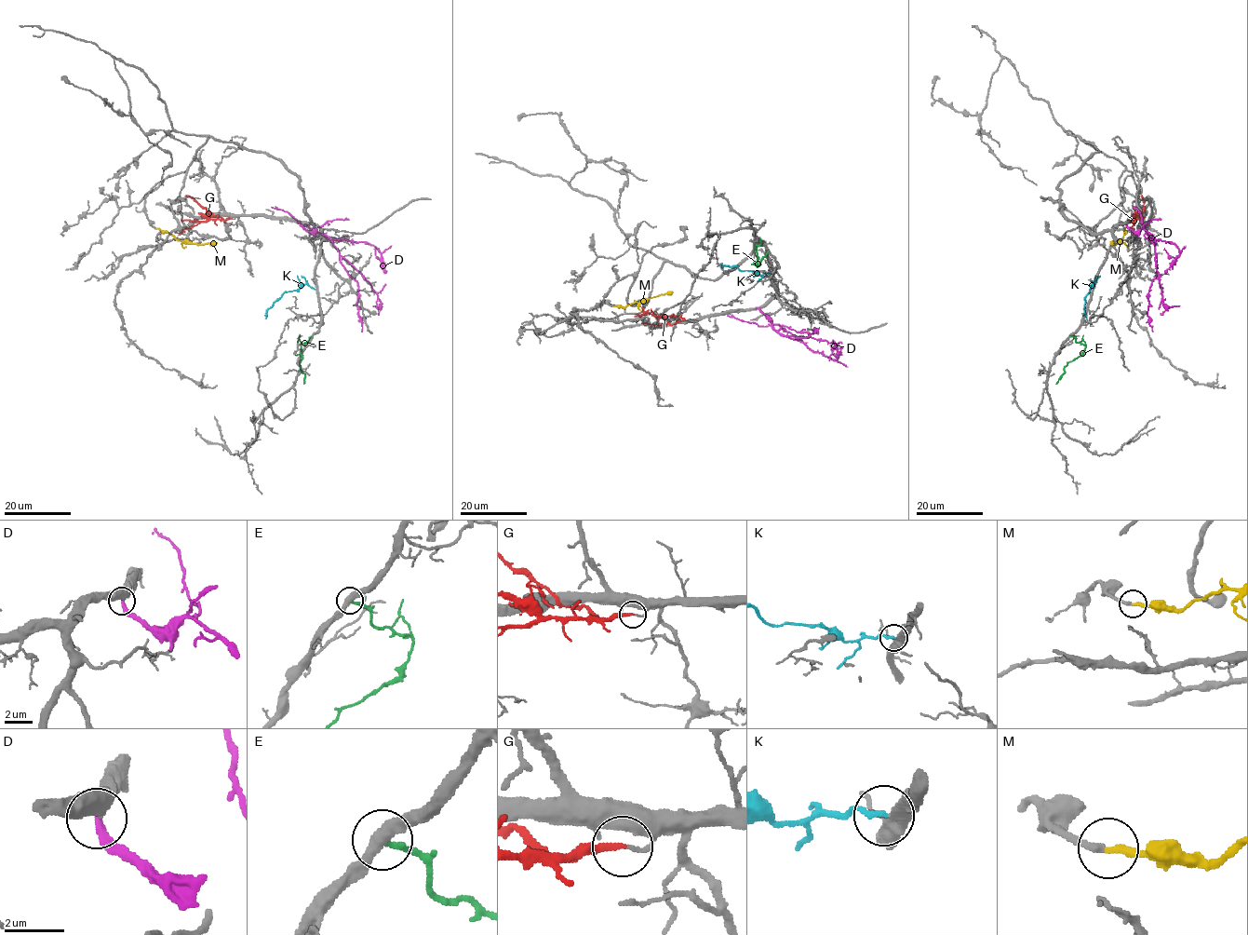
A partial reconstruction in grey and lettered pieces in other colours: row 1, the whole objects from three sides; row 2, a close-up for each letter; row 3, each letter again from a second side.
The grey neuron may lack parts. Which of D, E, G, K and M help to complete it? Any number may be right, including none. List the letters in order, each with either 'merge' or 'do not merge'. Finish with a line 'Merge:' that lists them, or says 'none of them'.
D: do not merge
E: do not merge
G: do not merge
K: merge
M: merge
Merge: K, M

